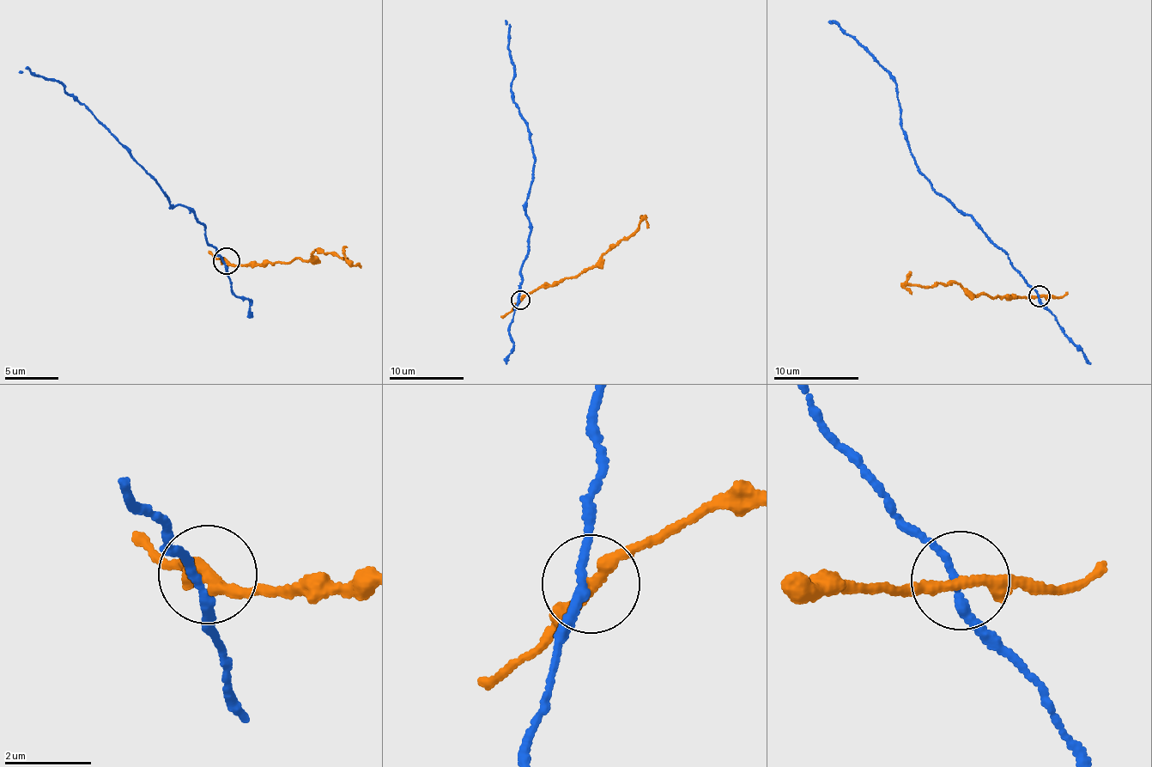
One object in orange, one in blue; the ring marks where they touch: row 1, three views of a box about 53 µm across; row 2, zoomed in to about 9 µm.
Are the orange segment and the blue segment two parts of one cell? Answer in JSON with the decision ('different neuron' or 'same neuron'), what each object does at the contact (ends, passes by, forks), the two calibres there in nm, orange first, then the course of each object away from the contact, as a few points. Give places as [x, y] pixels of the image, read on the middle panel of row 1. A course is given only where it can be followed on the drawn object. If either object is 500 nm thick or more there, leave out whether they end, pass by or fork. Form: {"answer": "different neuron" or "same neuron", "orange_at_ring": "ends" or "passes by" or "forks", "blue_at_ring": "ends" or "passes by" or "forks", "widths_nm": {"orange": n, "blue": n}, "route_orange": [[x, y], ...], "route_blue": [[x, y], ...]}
{"answer": "different neuron", "orange_at_ring": "passes by", "blue_at_ring": "passes by", "widths_nm": {"orange": 280, "blue": 180}, "route_orange": [[520, 299], [539, 288], [552, 287], [566, 276], [580, 276], [609, 250], [626, 240], [642, 220], [647, 228]], "route_blue": [[518, 299], [531, 231], [525, 204], [536, 160], [526, 121], [512, 100], [514, 70], [505, 20]]}

